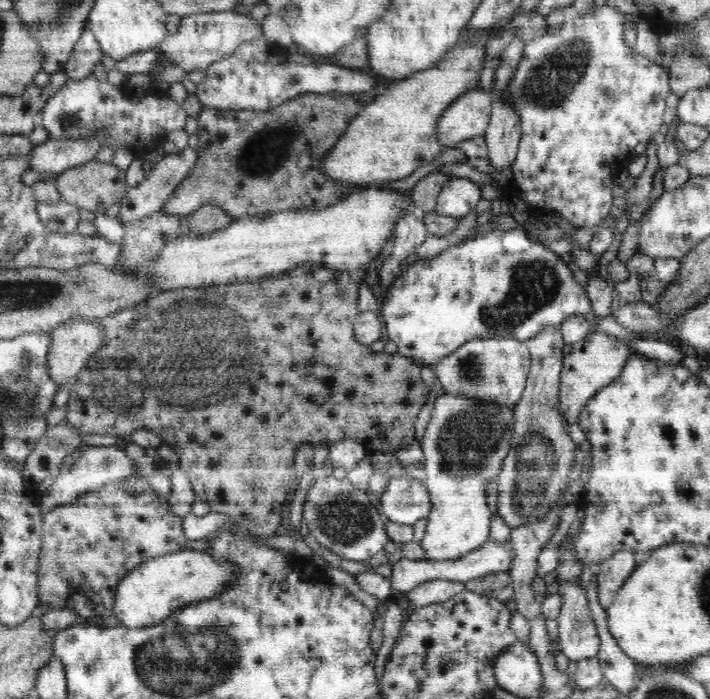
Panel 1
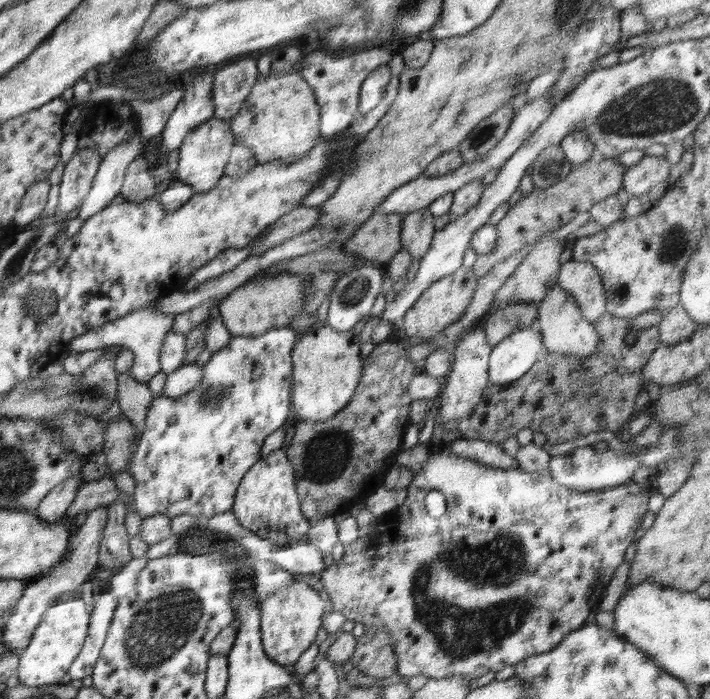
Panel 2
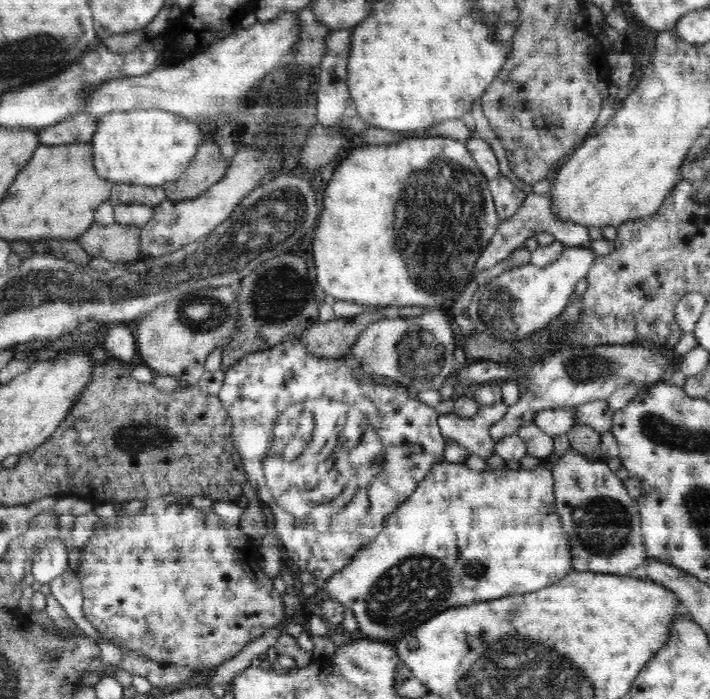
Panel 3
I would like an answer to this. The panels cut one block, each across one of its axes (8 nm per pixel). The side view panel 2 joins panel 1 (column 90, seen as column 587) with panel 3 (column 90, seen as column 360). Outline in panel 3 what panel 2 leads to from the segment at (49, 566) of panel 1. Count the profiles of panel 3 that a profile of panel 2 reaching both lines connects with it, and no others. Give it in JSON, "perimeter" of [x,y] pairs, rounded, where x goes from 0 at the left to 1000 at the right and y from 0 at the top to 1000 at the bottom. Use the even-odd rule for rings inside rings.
{"perimeter":[[[206,715],[187,731],[161,744],[156,757],[144,757],[145,764],[130,765],[127,773],[114,784],[108,823],[115,835],[117,867],[115,878],[141,906],[144,913],[154,916],[166,927],[196,933],[200,938],[217,947],[246,948],[251,953],[263,953],[270,959],[301,959],[314,947],[330,941],[349,920],[372,907],[379,898],[401,890],[401,870],[396,850],[386,843],[383,830],[375,824],[369,810],[362,804],[362,774],[341,763],[337,753],[327,753],[313,745],[301,732],[285,732],[273,724],[262,721],[234,721],[228,715]]]}

